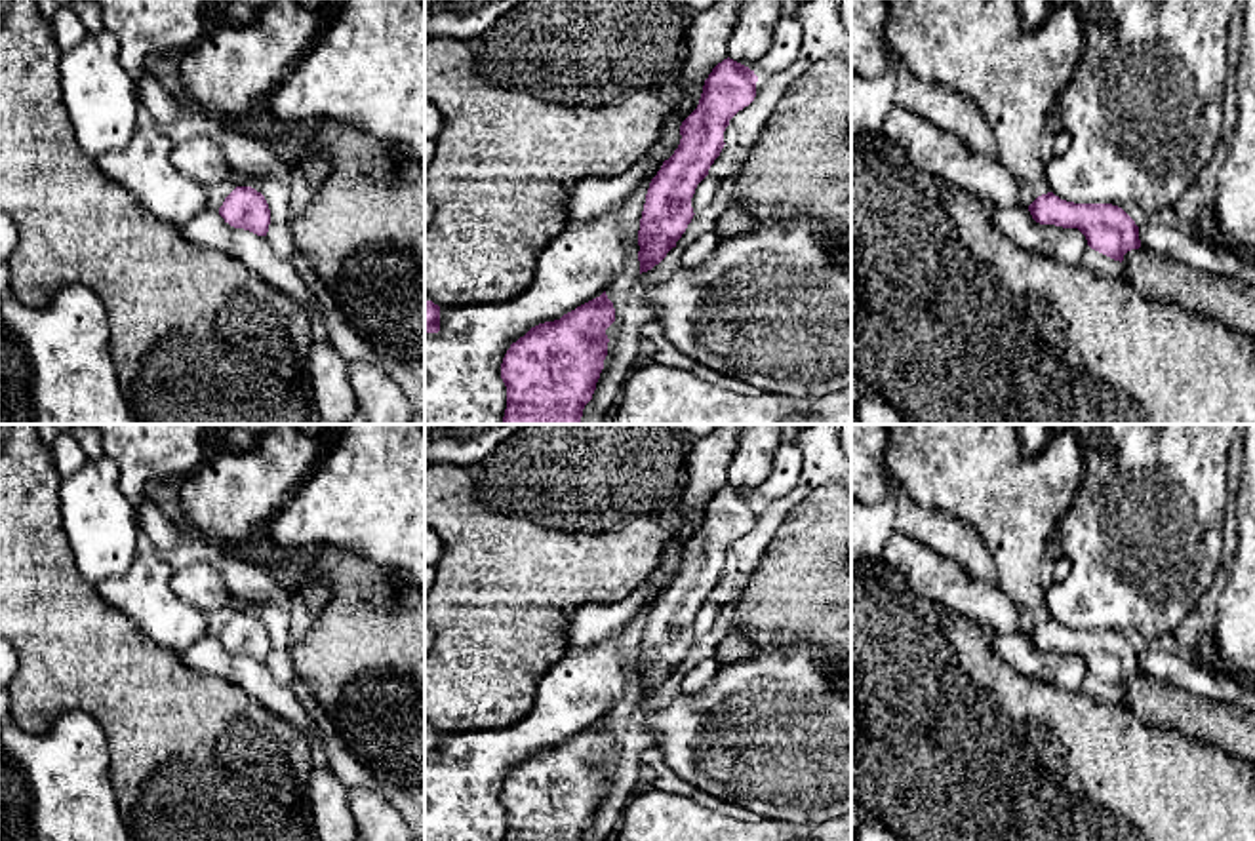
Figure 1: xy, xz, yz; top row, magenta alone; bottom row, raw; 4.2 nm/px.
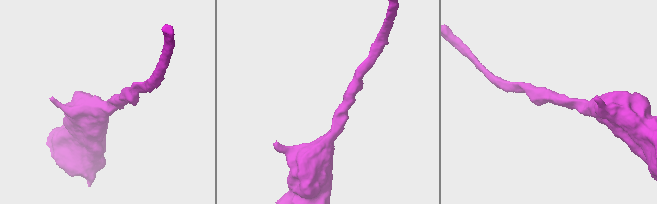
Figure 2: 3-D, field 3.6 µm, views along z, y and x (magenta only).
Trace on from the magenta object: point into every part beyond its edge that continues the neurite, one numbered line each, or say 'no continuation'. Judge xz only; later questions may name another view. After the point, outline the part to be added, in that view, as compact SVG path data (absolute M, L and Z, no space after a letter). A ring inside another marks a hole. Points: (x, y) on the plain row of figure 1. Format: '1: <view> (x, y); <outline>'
no continuation

